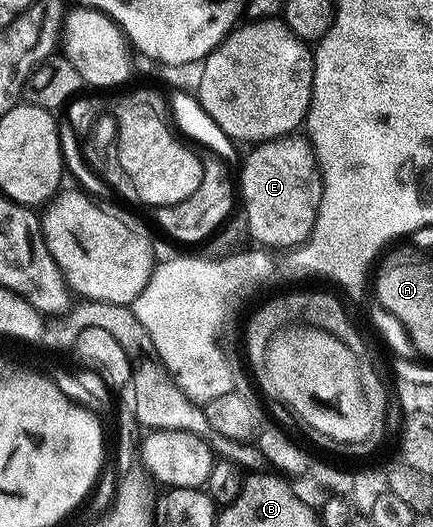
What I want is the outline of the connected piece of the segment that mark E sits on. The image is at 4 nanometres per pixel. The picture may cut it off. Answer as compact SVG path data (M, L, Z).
M287 135L278 137L275 141L255 144L251 149L254 150L242 161L242 185L240 181L240 209L246 218L249 236L253 240L255 237L259 246L269 247L271 250L297 247L312 231L322 194L322 176L318 170L314 148L305 136Z

